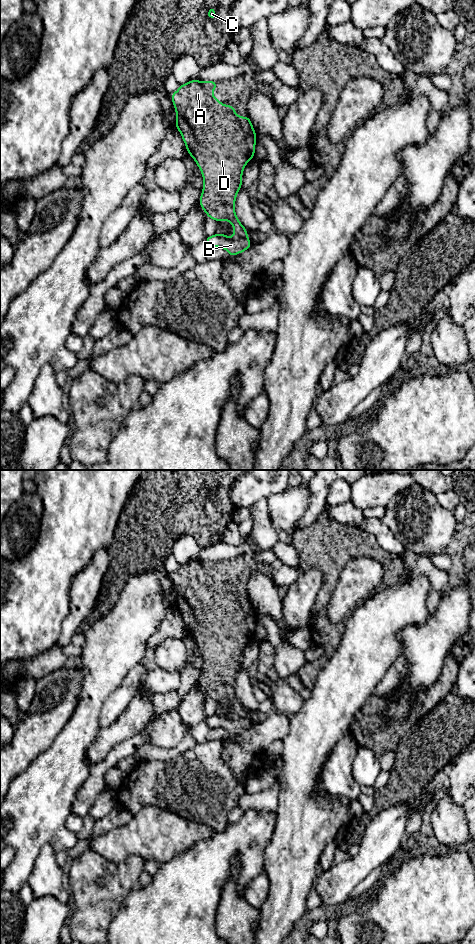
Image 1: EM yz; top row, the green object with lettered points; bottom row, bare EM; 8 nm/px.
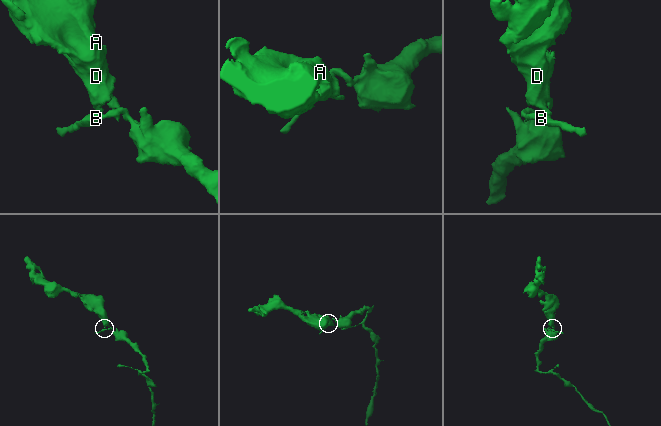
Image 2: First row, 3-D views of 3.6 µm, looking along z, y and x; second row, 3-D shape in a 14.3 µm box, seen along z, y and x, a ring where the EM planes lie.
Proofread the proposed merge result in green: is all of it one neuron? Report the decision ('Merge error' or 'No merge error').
Merge error

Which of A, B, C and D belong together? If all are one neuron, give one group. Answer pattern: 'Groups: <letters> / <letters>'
Groups: A C D / B

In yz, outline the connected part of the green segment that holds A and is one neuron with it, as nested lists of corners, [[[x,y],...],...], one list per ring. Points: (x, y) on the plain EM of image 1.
[[[196,559],[180,565],[179,569],[170,575],[176,591],[175,607],[203,656],[203,670],[198,680],[201,688],[212,700],[228,700],[236,717],[248,718],[247,708],[236,696],[235,681],[243,664],[243,650],[255,635],[257,614],[249,595],[238,596],[234,585],[223,585],[212,575],[217,565],[217,561]]]

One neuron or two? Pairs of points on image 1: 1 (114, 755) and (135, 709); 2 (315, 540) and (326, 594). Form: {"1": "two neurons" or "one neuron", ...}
{"1": "two neurons", "2": "one neuron"}

